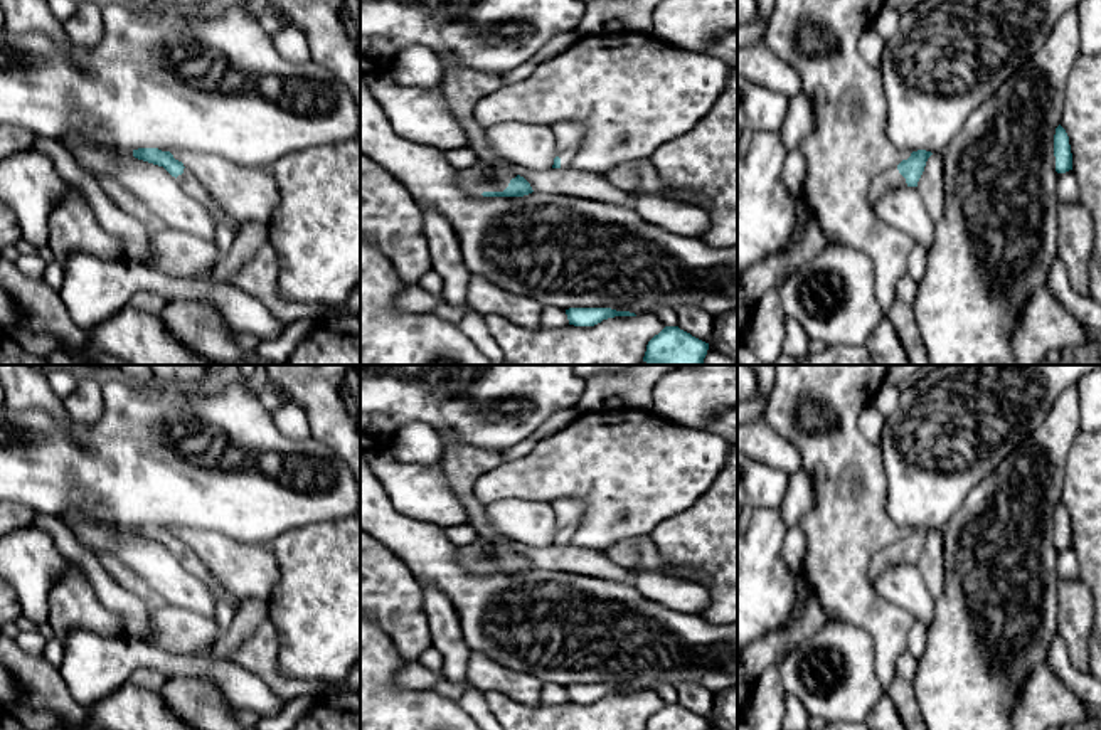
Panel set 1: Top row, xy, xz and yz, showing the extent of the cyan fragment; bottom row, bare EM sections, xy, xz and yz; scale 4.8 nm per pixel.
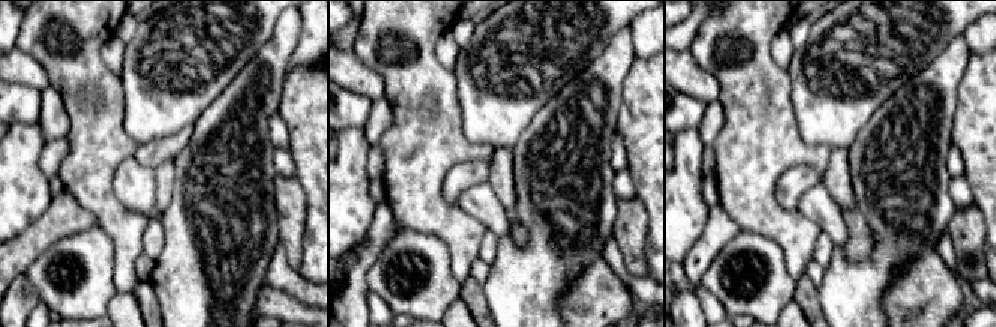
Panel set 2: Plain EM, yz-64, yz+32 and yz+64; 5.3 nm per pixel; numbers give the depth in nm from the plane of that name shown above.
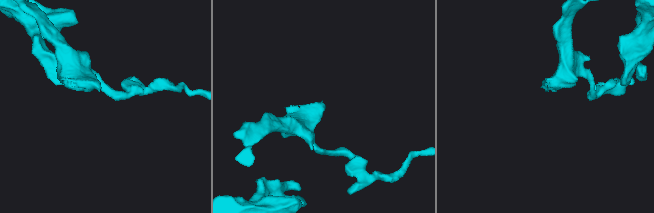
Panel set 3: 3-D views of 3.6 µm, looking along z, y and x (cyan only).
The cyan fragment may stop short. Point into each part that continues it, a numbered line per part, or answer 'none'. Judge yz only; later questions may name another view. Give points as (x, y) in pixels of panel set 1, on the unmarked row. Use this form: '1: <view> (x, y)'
1: yz (882, 560)

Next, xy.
1: xy (191, 562)

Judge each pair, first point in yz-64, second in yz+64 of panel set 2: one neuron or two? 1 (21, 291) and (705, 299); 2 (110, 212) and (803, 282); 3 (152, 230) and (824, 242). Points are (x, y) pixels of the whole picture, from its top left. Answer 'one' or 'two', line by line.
1: two
2: two
3: one

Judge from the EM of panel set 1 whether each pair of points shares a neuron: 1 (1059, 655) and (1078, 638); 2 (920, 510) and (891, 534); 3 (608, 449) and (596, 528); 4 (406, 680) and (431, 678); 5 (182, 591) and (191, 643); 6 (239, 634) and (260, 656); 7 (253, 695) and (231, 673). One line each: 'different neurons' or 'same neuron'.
1: different neurons
2: different neurons
3: same neuron
4: same neuron
5: different neurons
6: different neurons
7: same neuron

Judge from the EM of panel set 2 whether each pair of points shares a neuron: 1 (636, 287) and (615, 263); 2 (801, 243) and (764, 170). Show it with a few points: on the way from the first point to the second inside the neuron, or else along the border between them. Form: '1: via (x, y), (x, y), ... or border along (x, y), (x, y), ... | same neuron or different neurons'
1: via (630, 281), (618, 269) | same neuron
2: via (783, 225), (764, 206), (764, 188) | same neuron

